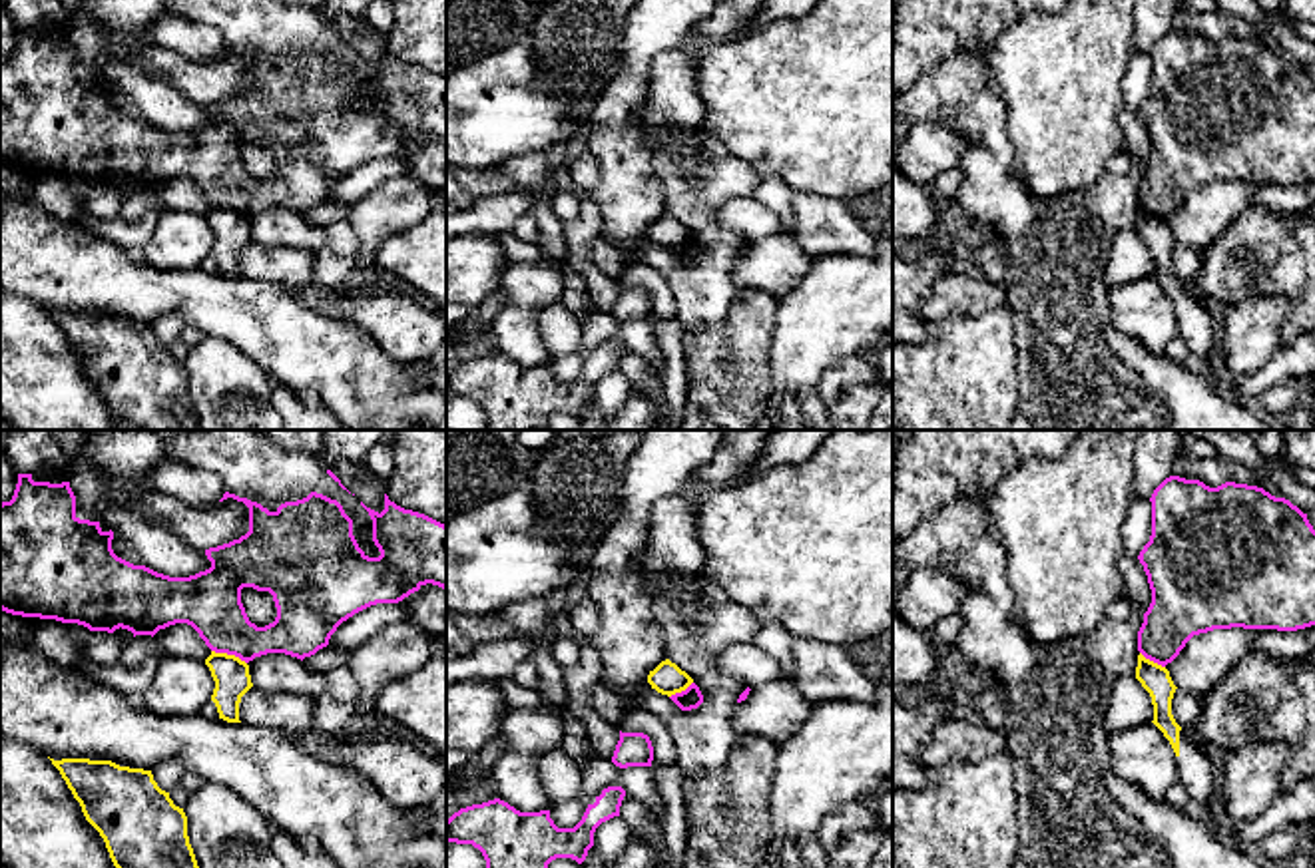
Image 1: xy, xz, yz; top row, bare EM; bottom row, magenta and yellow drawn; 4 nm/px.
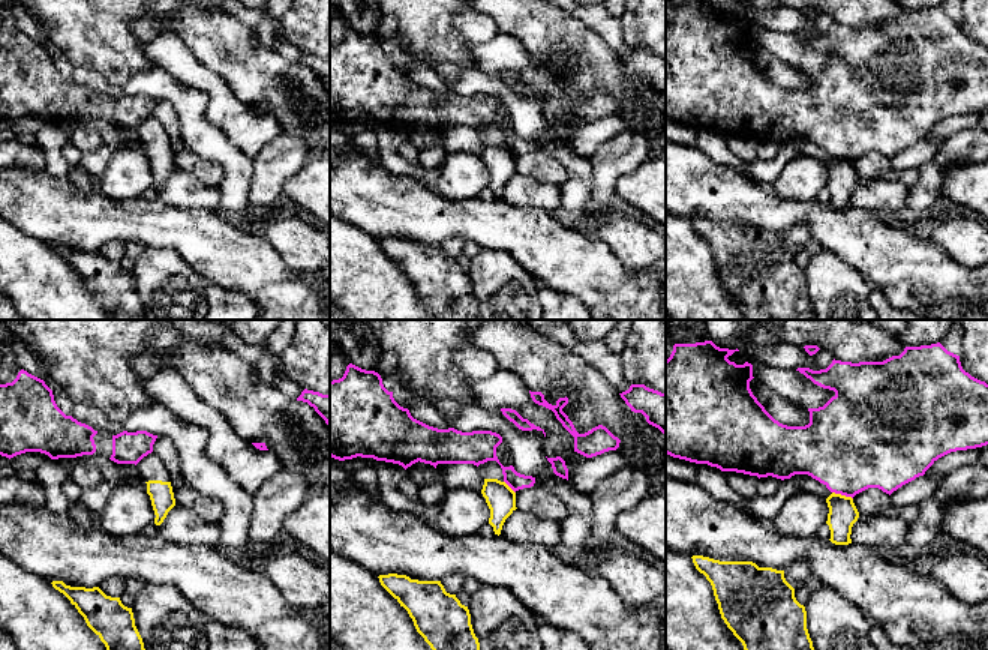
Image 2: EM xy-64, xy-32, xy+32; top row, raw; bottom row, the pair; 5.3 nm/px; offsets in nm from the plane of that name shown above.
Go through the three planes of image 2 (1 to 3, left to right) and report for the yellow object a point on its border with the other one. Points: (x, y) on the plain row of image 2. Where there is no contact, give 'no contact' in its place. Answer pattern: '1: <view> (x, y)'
1: no contact
2: xy-32 (508, 149)
3: xy+32 (843, 158)

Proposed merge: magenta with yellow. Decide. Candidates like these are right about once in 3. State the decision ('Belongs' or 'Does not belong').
Does not belong

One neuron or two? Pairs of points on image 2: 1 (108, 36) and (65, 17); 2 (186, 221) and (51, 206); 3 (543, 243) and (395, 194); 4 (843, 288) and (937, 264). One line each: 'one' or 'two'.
1: one
2: one
3: one
4: two

